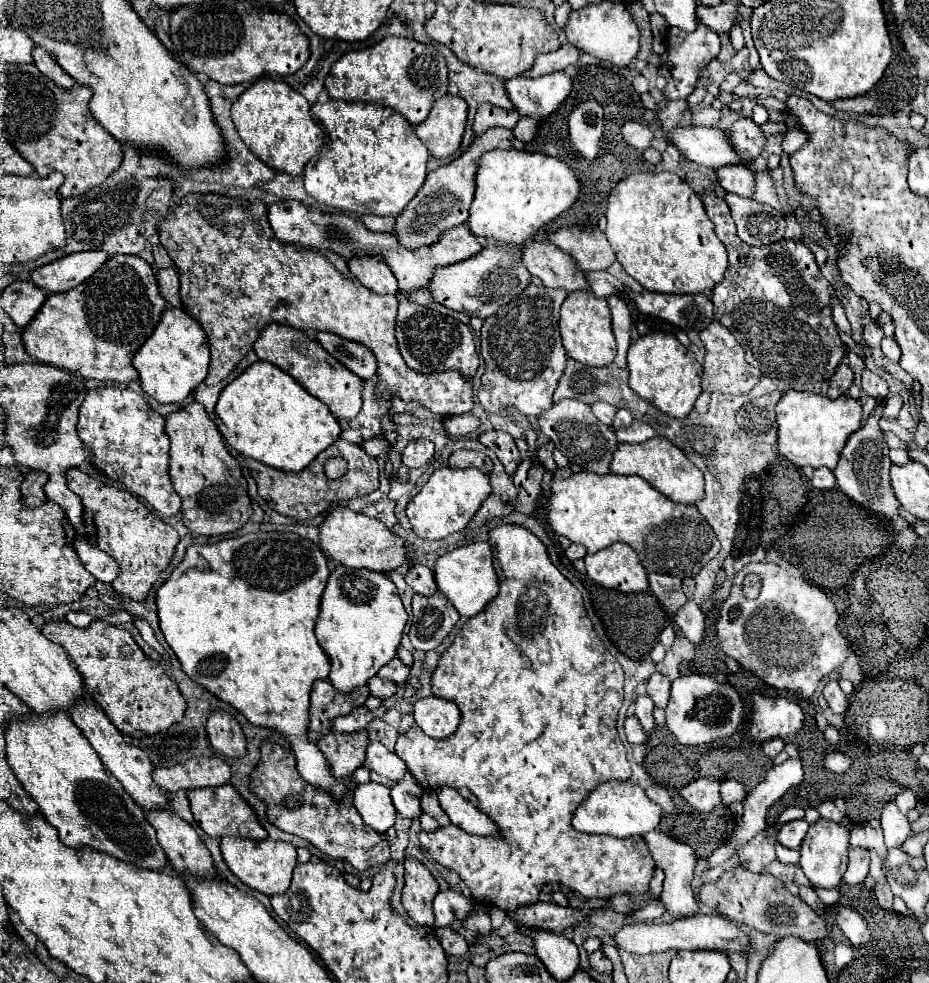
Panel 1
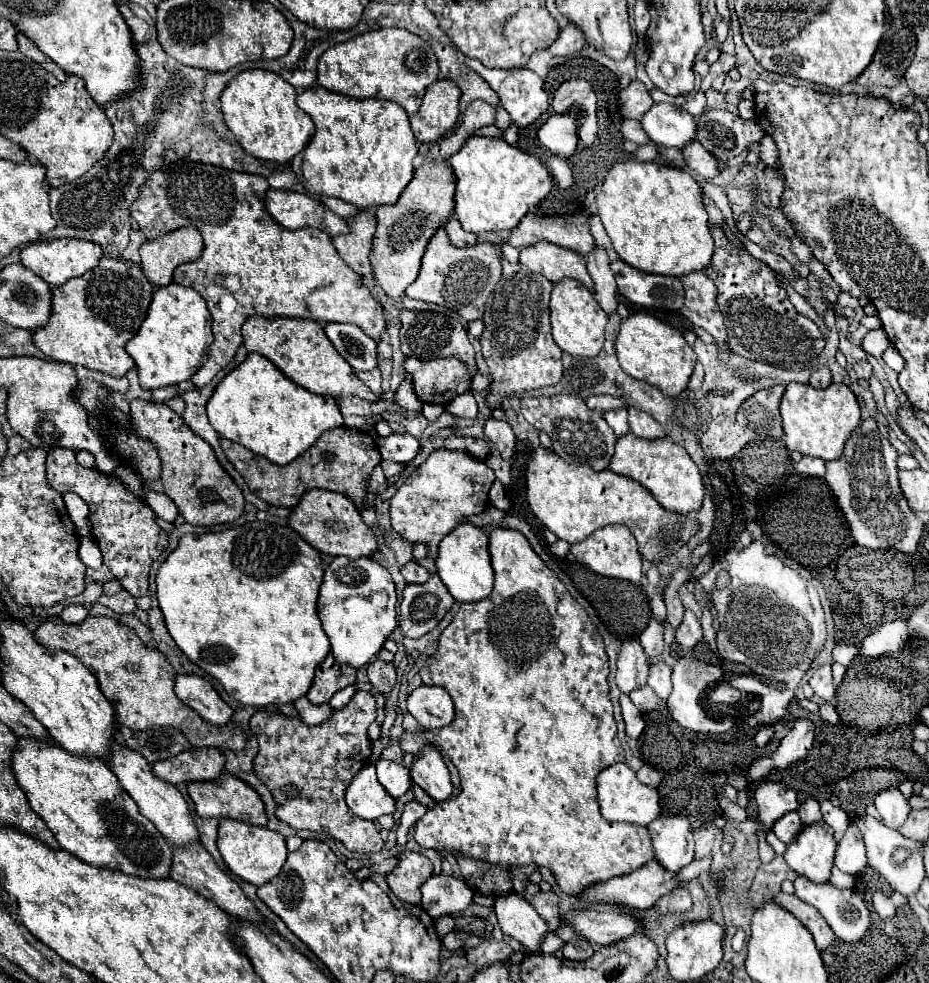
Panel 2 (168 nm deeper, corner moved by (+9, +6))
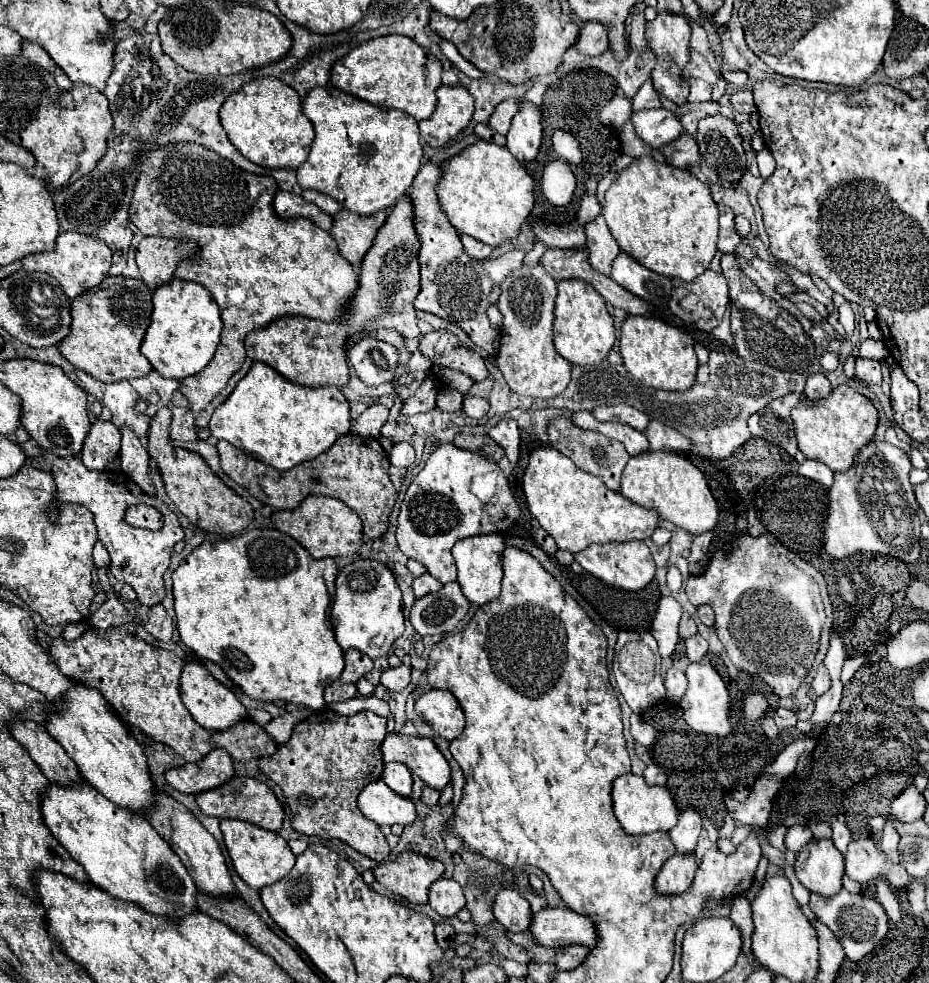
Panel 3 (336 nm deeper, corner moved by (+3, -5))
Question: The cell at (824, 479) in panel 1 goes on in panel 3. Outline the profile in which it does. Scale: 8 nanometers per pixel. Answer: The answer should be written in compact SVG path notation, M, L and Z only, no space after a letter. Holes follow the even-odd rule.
M805 459L801 465L799 465L799 473L807 479L813 479L825 487L829 487L833 483L833 471L821 463L821 461L813 461L813 459Z

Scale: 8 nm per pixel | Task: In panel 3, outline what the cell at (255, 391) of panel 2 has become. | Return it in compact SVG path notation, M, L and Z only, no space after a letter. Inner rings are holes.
M253 363L209 421L209 433L257 455L259 461L285 471L327 451L337 437L349 433L349 403L339 387L303 387L287 381L265 363Z

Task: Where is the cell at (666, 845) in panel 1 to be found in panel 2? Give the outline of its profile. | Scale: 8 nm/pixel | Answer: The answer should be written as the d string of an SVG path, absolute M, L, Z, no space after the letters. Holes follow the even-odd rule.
M681 816L657 818L647 826L653 842L655 860L669 872L679 872L693 860L693 834L689 820Z

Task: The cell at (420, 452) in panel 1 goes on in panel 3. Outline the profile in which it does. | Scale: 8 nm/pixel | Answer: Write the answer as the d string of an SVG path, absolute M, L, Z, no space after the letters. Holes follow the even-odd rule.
M395 443L389 451L389 461L395 467L409 467L415 461L415 449L409 443Z

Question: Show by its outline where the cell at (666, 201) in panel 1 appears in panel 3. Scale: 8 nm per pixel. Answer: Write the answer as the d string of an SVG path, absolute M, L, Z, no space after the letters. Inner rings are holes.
M637 157L629 167L617 173L617 179L605 193L603 217L619 243L619 247L629 253L633 259L643 263L647 269L661 273L665 277L679 277L683 281L693 281L701 275L715 251L717 251L717 205L709 193L709 187L701 183L689 169L677 169L669 163L655 161L653 157Z

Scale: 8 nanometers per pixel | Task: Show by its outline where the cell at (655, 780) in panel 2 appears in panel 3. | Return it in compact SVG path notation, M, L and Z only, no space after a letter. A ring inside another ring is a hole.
M649 763L647 767L645 767L645 781L649 783L649 785L665 785L667 783L667 773L665 773L665 769L663 767L659 767L659 765L655 765L655 763Z

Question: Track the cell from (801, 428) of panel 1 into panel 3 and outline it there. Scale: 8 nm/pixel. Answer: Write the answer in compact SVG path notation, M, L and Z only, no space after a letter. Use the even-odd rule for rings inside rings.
M839 385L829 397L819 401L799 401L791 411L799 451L807 459L819 459L833 471L847 471L853 465L857 451L867 445L877 431L879 413L875 405L849 385Z

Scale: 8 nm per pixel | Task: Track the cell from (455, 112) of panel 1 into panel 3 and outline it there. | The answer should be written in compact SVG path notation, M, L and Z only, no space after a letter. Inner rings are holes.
M441 85L437 89L435 113L419 121L421 139L431 147L443 147L457 137L473 117L473 97L463 85Z

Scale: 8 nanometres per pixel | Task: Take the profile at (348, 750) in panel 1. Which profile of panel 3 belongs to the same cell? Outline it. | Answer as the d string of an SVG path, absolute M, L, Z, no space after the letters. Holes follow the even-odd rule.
M323 709L297 723L291 739L279 745L275 755L259 759L259 771L283 789L295 831L323 839L341 839L377 863L387 859L389 845L385 835L357 807L357 795L363 787L381 779L385 765L381 743L385 735L387 719L373 711L343 717Z

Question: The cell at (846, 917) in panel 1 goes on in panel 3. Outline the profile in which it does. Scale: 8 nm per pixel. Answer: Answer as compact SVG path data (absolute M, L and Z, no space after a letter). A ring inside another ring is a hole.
M841 889L833 897L821 897L813 893L809 907L815 911L819 921L825 923L835 933L837 941L843 945L845 955L855 963L861 961L867 953L871 953L881 943L881 939L887 935L887 927L891 925L879 901L865 895L851 895L847 889Z

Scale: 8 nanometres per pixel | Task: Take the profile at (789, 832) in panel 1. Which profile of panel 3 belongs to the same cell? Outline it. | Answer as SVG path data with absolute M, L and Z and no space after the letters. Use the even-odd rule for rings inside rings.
M793 825L789 827L787 835L785 835L785 847L791 849L793 853L799 853L801 847L805 843L809 843L813 839L813 833L809 827L803 827L803 825Z

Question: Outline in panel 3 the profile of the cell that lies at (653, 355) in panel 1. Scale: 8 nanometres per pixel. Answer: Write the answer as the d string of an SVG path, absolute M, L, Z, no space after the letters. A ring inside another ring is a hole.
M629 315L621 327L619 349L627 371L643 385L665 391L685 391L695 383L695 371L699 363L693 351L693 337L677 327L653 317Z

